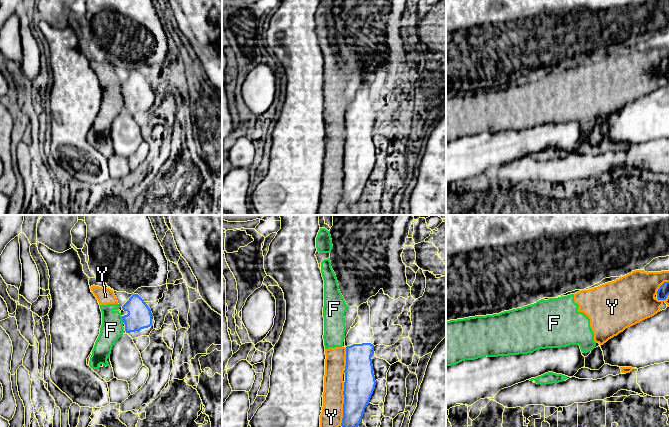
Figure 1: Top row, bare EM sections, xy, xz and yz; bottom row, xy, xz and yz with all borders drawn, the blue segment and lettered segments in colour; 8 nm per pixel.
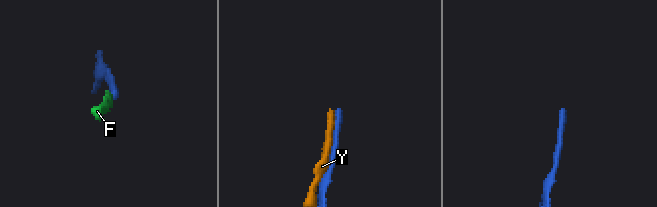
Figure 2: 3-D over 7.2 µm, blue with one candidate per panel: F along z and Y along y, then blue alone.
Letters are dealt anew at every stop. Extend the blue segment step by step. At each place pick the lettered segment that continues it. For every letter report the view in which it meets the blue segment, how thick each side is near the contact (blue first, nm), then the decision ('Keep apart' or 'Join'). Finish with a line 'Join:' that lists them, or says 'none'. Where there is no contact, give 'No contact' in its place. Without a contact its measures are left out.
F: Touches blue in xy. Thickness 200 nm (blue) against 180 nm. Keep apart
Y: Touches blue in xz. Thickness 240 nm (blue) against 180 nm. Keep apart
Join: none

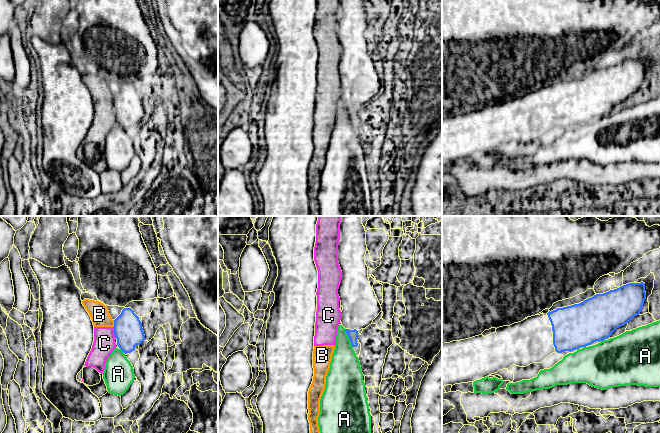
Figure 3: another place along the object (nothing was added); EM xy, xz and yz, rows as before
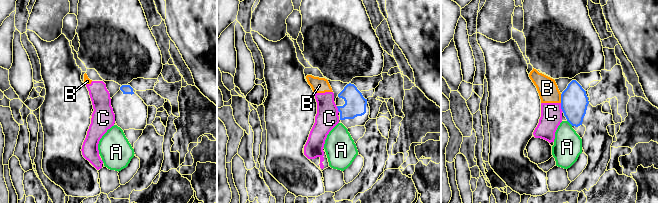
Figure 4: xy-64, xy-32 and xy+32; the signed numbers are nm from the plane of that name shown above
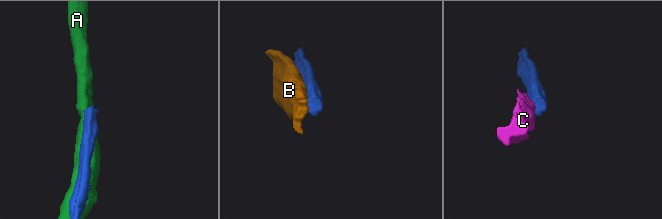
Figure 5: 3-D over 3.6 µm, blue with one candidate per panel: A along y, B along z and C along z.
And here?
A: Touches blue in xz. Thickness 80 nm (blue) against 240 nm. Keep apart
B: Touches blue in xy. Thickness 220 nm (blue) against 150 nm. Keep apart
C: Touches blue in xy. Thickness 220 nm (blue) against 180 nm. Keep apart
Join: none

